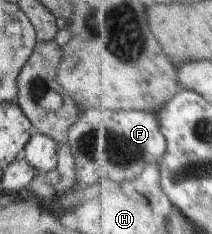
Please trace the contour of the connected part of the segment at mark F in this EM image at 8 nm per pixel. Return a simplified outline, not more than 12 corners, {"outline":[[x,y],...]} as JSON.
{"outline":[[82,111],[76,184],[137,179],[167,149],[156,112]]}

